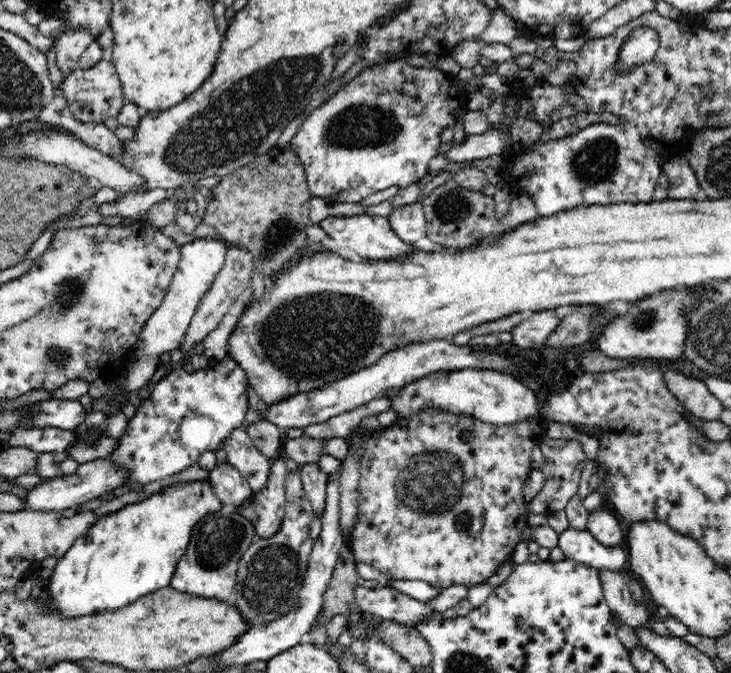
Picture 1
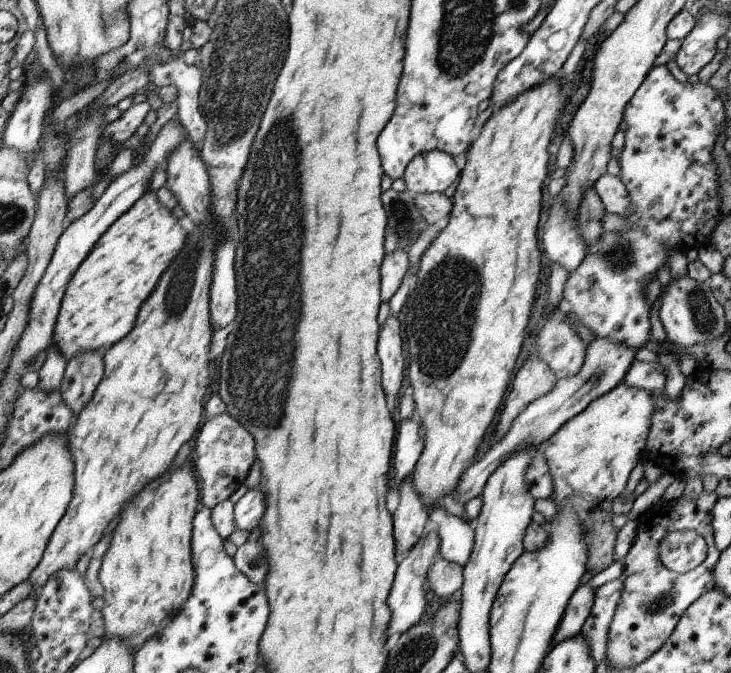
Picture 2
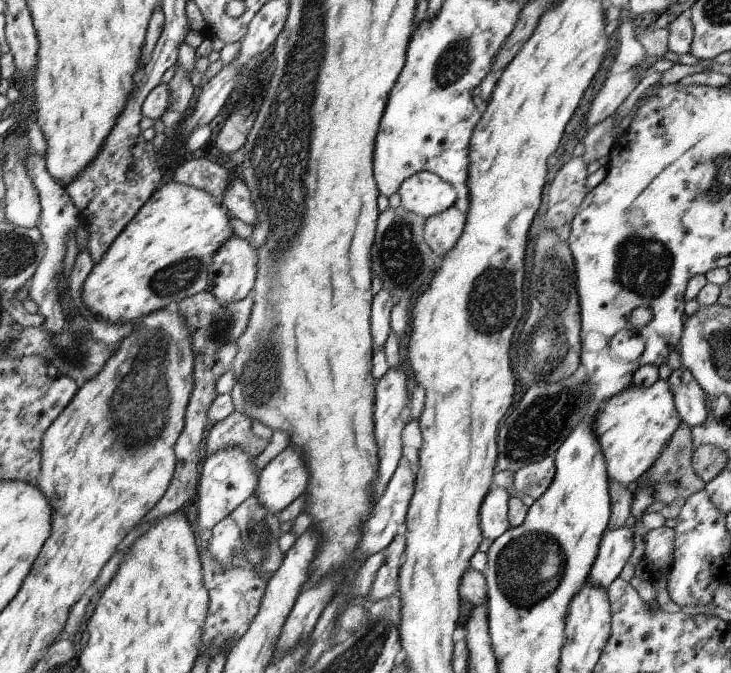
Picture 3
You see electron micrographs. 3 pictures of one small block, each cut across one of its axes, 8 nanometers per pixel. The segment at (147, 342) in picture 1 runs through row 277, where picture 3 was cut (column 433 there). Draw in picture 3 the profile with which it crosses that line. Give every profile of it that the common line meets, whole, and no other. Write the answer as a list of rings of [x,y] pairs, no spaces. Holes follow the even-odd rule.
[[[419,172],[410,176],[398,188],[401,206],[425,219],[455,206],[456,187],[433,172]]]

